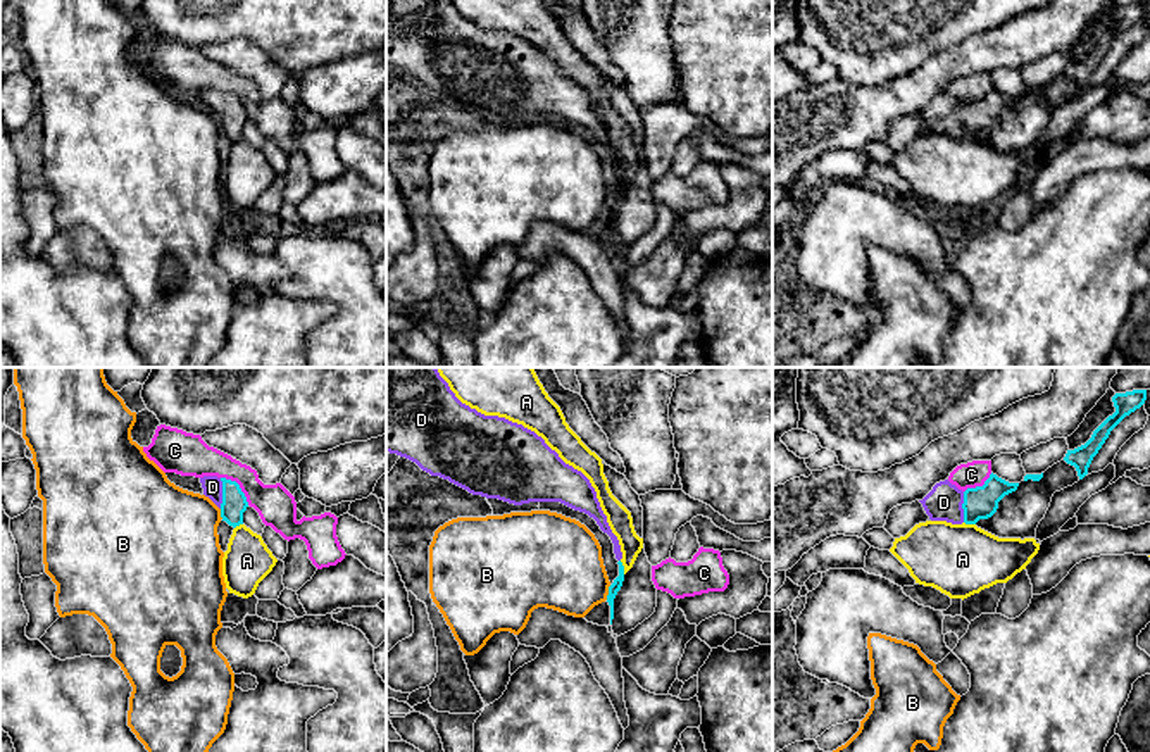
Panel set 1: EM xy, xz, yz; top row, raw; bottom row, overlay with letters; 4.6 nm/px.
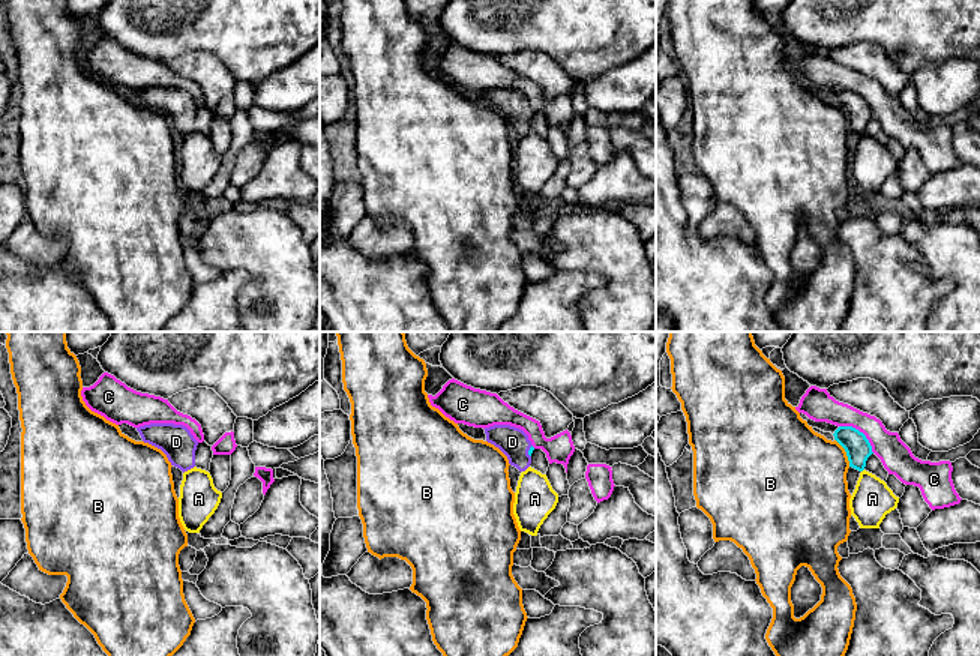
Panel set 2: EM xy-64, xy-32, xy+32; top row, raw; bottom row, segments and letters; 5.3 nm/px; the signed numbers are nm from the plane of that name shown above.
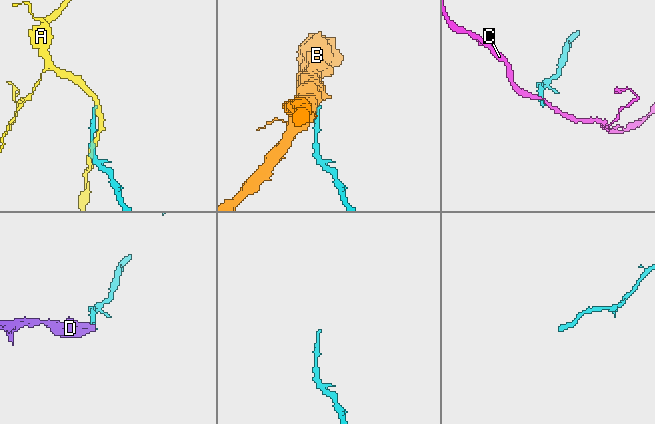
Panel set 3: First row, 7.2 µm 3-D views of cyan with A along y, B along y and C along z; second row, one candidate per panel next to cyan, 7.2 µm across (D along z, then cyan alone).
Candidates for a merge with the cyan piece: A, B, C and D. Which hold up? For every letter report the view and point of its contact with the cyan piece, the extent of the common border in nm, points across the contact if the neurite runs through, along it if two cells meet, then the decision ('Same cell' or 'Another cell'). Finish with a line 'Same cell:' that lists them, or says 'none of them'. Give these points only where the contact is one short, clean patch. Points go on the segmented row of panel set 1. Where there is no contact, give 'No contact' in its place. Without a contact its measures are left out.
A: Touches cyan at xz (623, 568). Shared border 70 nm. Boundary: xz (619, 561), (624, 573). Another cell
B: Touches cyan at xz (609, 592). Shared border 80 nm. Boundary: xz (611, 585), (606, 599). Another cell
C: Touches cyan at xy (238, 487). Shared border 190 nm. Boundary: xy (221, 476), (235, 482), (249, 504). Another cell
D: Touches cyan at xy (223, 494). Shared border 140 nm. Path across: xy (233, 506), (223, 494), (212, 487). Same cell
Same cell: D

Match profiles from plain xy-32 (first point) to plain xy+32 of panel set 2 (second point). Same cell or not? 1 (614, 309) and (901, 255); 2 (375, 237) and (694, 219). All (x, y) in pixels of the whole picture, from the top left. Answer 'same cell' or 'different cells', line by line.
1: different cells
2: different cells

